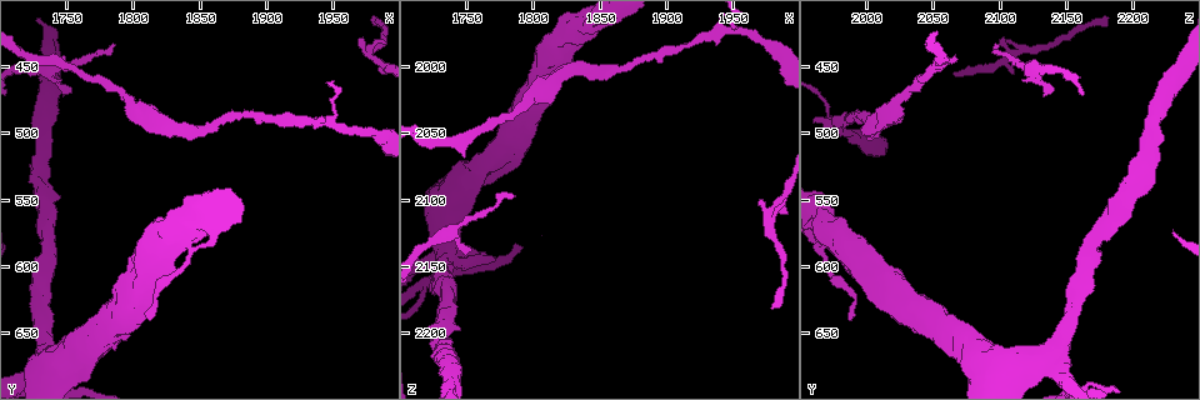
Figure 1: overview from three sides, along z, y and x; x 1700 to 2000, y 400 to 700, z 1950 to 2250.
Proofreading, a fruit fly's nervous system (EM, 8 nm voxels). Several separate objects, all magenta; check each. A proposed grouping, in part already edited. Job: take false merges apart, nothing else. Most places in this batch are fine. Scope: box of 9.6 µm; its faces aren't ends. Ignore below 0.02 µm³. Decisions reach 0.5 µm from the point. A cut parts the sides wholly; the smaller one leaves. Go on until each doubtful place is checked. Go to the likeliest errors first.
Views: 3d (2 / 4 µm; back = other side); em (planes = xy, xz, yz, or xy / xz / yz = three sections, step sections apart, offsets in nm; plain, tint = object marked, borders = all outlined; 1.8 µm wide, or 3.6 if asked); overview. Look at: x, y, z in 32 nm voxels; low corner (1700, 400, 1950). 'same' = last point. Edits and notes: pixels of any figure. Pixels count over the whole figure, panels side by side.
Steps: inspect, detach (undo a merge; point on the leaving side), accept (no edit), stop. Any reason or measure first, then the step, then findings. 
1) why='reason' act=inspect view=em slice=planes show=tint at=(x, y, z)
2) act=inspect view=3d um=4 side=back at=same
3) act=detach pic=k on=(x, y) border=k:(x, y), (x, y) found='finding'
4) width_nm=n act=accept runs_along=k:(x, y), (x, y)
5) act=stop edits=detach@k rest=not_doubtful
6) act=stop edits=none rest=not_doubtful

why='thin arm on a thick one' act=inspect view=em um=3.6 slice=planes show=tint at=(1834, 580, 1974)

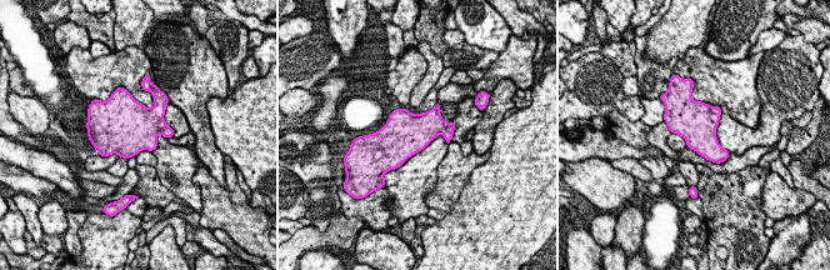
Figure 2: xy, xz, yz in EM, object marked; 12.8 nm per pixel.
act=accept found='continuous, no second neuron'

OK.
why='looks like a crossing' act=inspect view=em um=3.6 slice=xz step=16 show=tint at=(1742, 678, 2144)

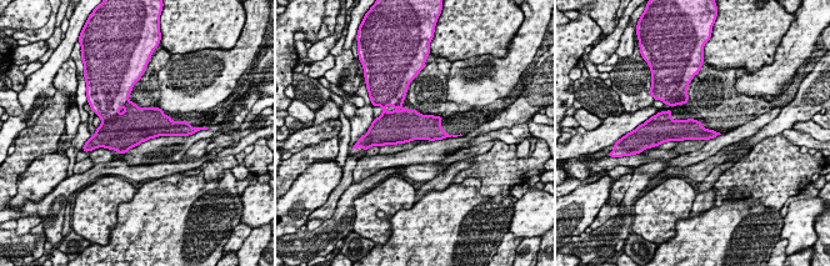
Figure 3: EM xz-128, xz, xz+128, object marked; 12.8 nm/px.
act=inspect view=em um=3.6 slice=planes show=tint at=same

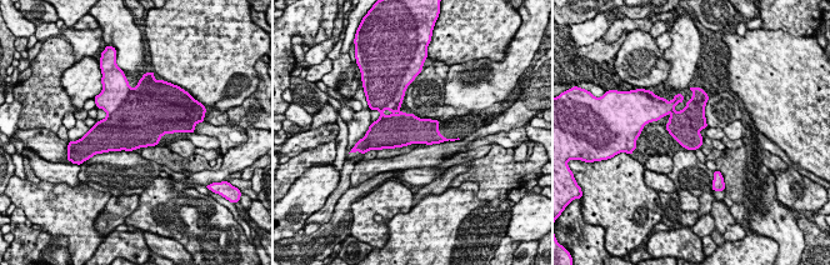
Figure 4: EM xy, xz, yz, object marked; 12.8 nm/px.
act=detach pic=4 on=(135, 116) border=4:(129, 93), (123, 103), (108, 115) found='two neurons meet here'

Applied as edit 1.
why='calibre changes' act=inspect view=em um=3.6 slice=xz step=4 show=tint at=(1744, 684, 2086)

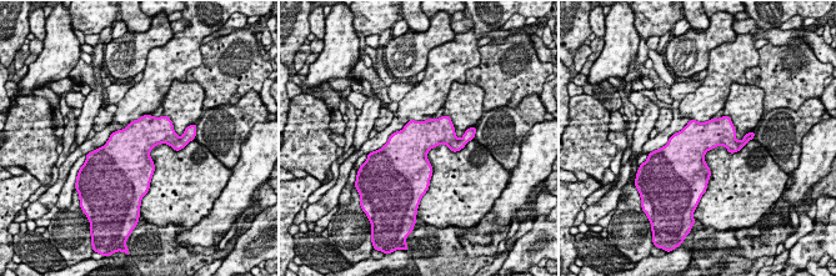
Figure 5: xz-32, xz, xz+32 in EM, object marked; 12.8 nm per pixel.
act=accept found='one neuron here'

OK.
why='a narrow waist' act=inspect view=3d um=4 at=(1734, 634, 2154)

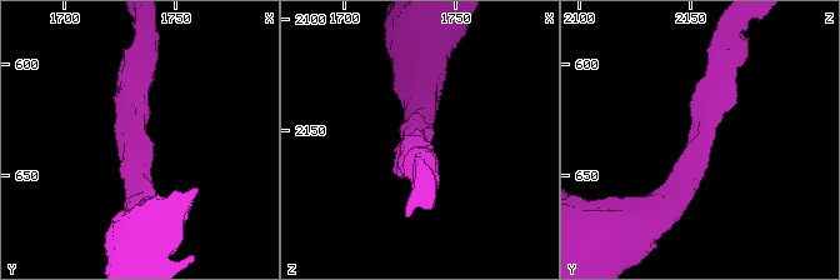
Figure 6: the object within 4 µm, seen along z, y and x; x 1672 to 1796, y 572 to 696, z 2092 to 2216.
act=inspect view=em slice=planes show=tint at=(1733, 631, 2155)

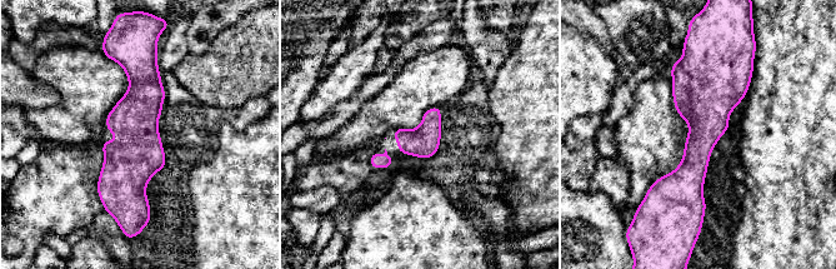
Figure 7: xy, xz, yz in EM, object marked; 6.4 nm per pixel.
width_nm=200 act=accept runs_along=7:(134, 63), (136, 203), (146, 213) found='all the same neuron'

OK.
act=stop edits=detach@4 rest=not_doubtful

